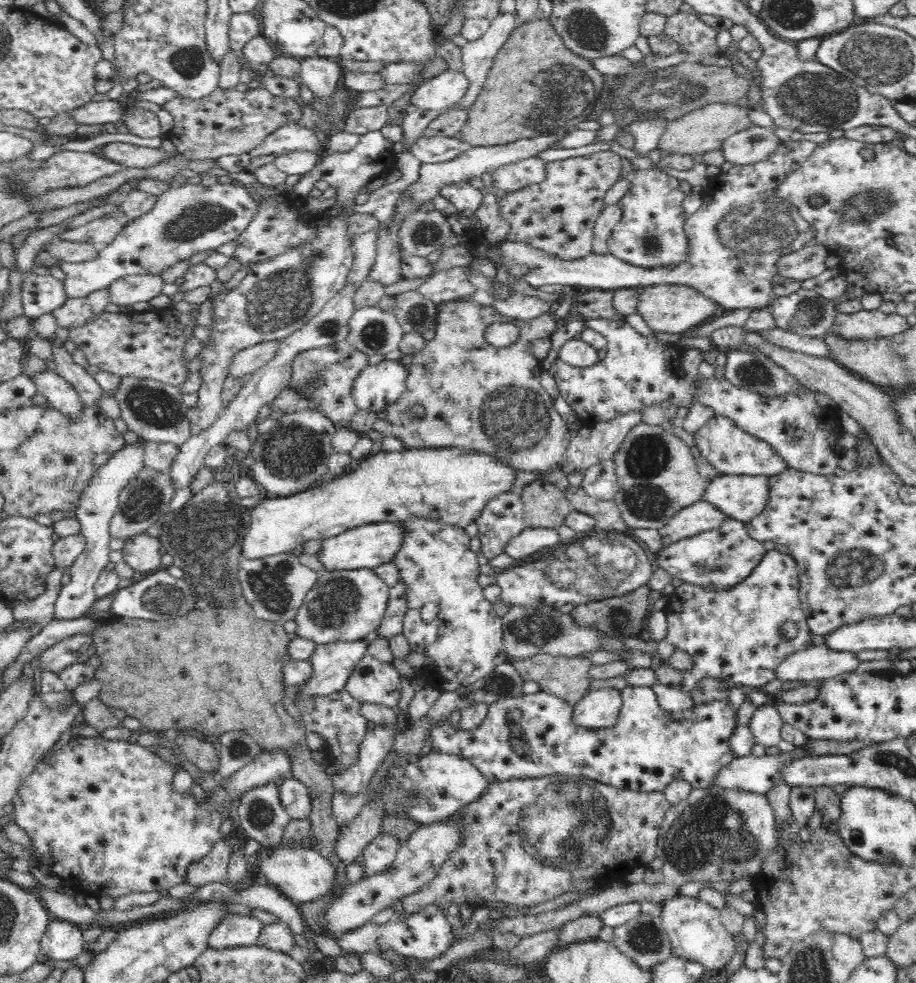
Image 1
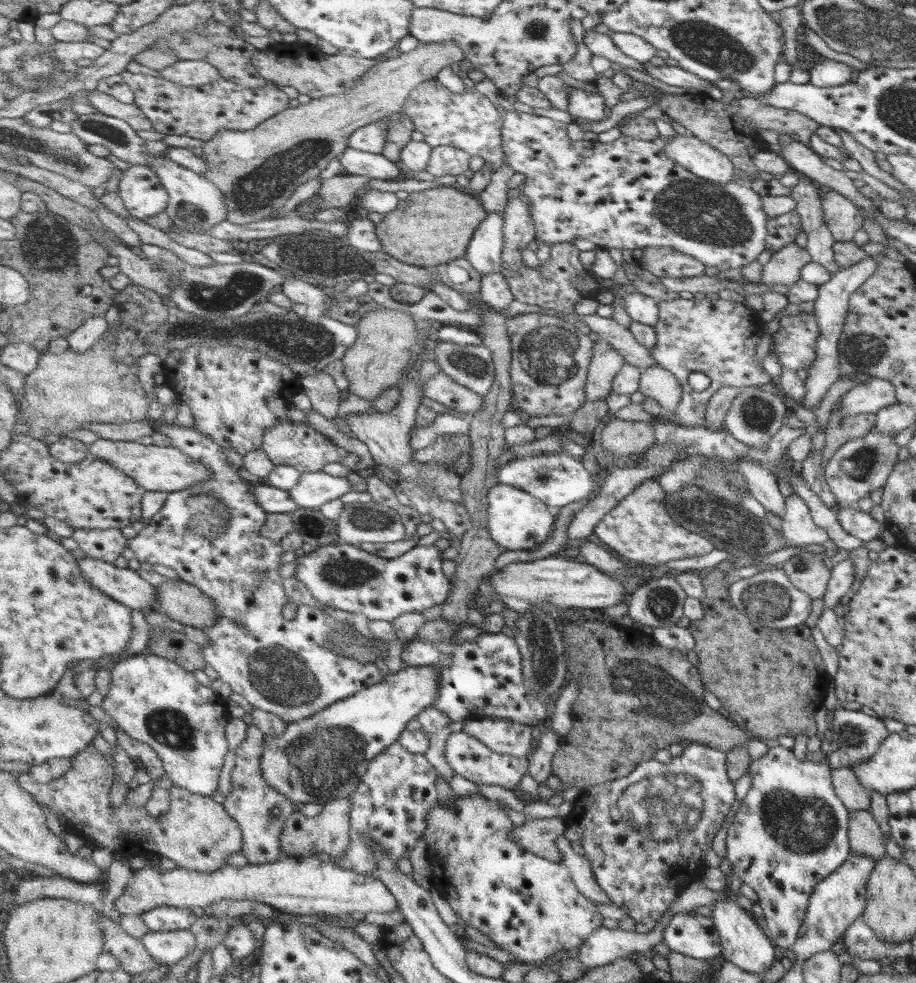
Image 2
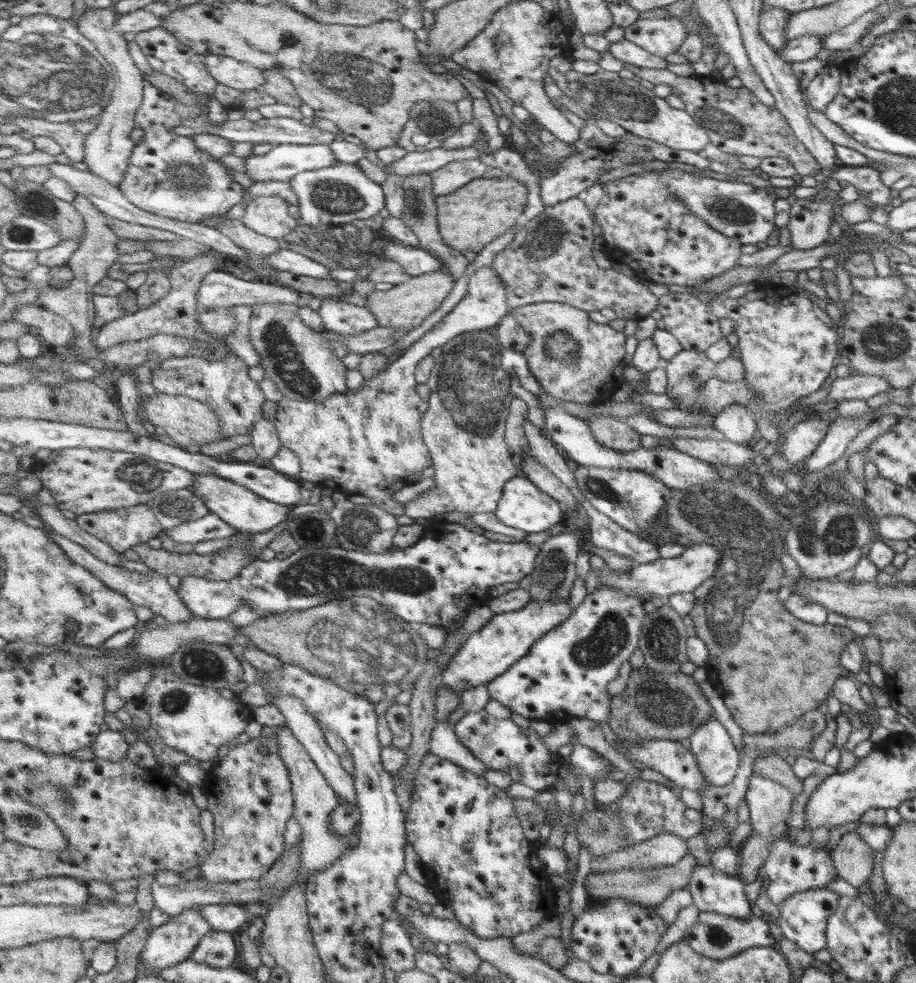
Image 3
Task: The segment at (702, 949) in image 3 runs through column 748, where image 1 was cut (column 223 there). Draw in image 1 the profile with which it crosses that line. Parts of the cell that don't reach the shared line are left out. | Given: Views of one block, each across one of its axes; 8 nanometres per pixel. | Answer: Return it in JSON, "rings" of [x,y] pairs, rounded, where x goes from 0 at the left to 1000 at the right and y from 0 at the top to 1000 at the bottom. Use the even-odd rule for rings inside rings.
{"rings":[[[249,929],[231,946],[225,960],[229,964],[277,962],[288,944],[289,941],[279,933]]]}

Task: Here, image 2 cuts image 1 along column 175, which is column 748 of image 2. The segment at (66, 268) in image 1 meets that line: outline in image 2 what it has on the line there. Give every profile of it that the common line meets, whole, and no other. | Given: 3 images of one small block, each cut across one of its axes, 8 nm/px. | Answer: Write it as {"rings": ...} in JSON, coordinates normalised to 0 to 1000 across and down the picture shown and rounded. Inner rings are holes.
{"rings":[[[553,113],[551,115],[550,127],[548,128],[549,151],[552,156],[553,167],[558,167],[557,171],[563,177],[571,177],[573,180],[569,190],[568,198],[572,200],[576,209],[585,237],[585,246],[593,246],[599,251],[606,248],[620,247],[626,248],[630,242],[644,245],[650,250],[656,250],[660,253],[676,253],[677,255],[687,255],[695,253],[711,252],[730,252],[736,253],[745,258],[750,258],[770,273],[783,273],[784,277],[794,275],[794,273],[809,273],[826,263],[829,258],[836,252],[834,243],[836,238],[836,222],[833,217],[831,201],[822,195],[816,186],[807,187],[807,185],[798,185],[795,187],[779,187],[772,183],[763,182],[758,179],[745,167],[737,165],[731,159],[728,159],[727,153],[721,144],[711,144],[709,142],[695,142],[687,138],[679,137],[671,141],[668,145],[654,144],[651,145],[633,142],[628,143],[621,140],[619,136],[619,125],[603,122],[595,118],[576,116],[575,114]]]}

